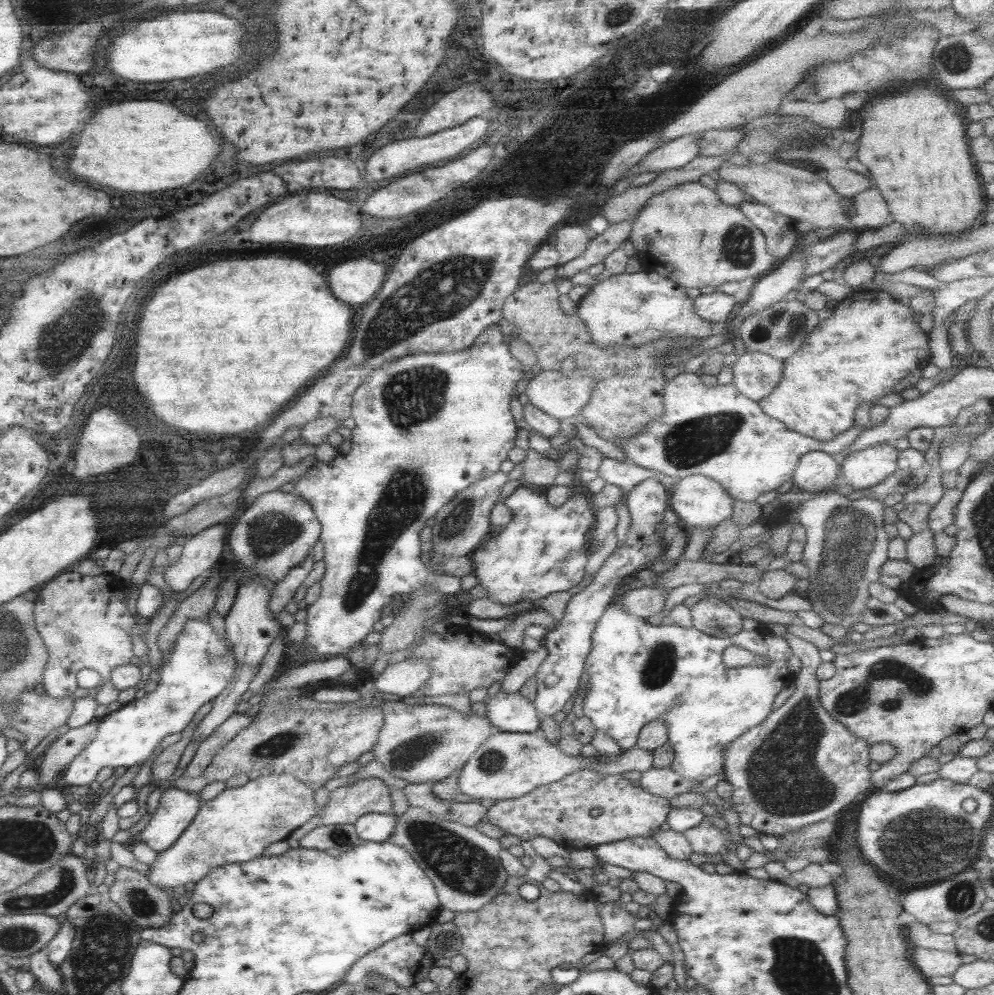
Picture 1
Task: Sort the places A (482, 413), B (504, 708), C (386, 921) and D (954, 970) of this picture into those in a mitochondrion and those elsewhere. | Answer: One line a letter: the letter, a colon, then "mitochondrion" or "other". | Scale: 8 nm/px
A: other
B: other
C: other
D: other

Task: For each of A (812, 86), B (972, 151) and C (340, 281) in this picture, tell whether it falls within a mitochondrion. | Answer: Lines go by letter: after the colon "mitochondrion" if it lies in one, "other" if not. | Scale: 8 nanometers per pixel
A: mitochondrion
B: other
C: other

